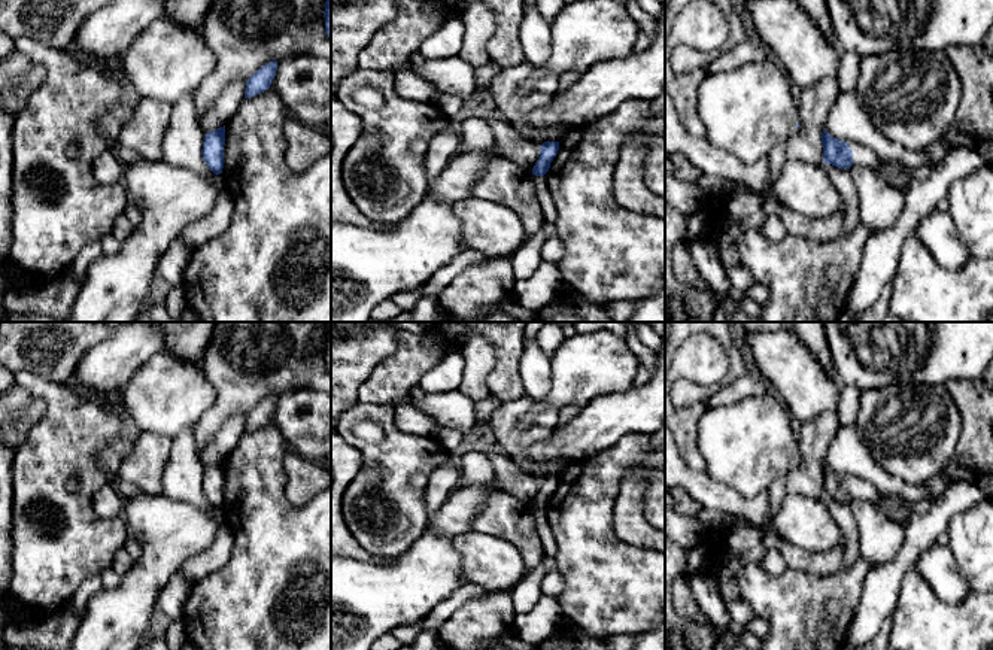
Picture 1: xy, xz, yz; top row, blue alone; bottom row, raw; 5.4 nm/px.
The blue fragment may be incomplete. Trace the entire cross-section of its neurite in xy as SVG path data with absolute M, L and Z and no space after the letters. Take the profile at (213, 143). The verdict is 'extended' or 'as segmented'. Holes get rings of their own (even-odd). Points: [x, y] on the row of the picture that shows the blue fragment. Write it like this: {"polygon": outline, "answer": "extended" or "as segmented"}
{"polygon": "M225 125L204 134L201 155L207 167L221 174L224 168Z", "answer": "as segmented"}

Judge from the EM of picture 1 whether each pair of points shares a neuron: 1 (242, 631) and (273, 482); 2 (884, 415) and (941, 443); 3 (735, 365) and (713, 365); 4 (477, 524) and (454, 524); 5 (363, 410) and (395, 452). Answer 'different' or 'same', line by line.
1: same
2: same
3: different
4: different
5: same

